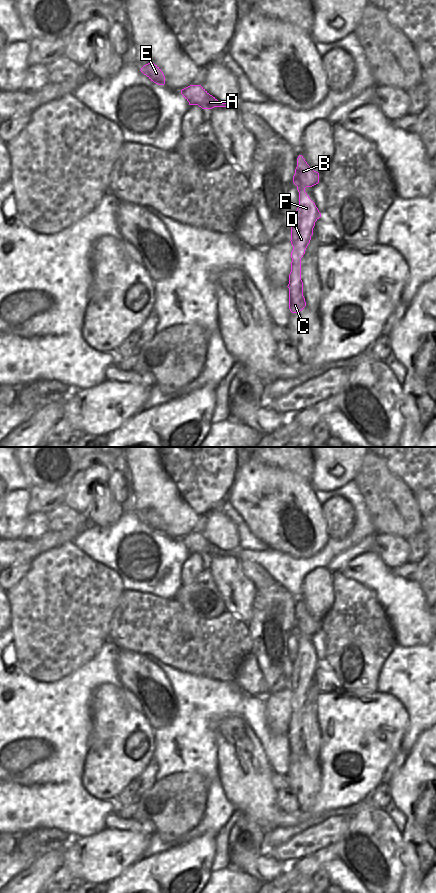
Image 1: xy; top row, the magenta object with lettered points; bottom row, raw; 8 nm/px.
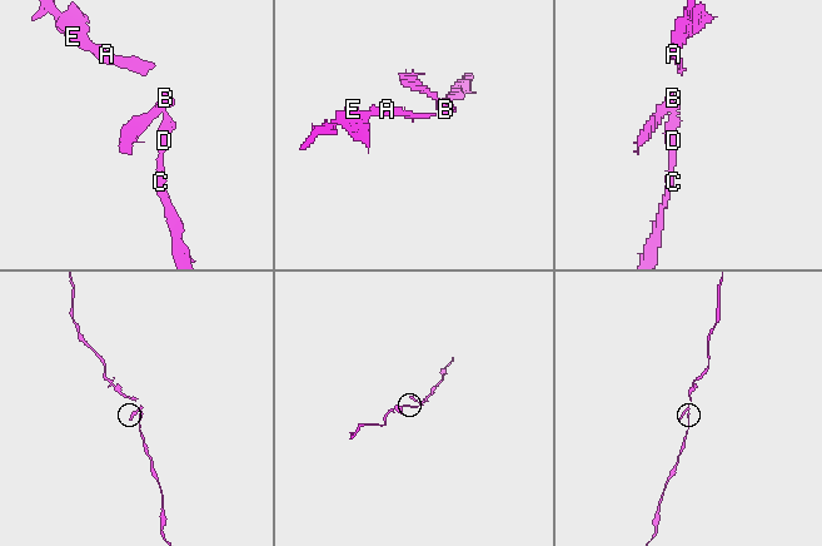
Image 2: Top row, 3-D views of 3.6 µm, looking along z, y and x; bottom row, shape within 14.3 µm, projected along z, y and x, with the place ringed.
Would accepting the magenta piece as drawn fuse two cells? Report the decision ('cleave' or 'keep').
keep

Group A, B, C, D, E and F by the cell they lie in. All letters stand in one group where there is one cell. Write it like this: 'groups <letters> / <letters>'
groups A B C D E F

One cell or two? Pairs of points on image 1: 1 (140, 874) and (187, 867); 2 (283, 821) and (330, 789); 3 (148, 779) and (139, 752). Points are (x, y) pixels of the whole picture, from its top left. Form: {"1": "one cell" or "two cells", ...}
{"1": "one cell", "2": "one cell", "3": "two cells"}

